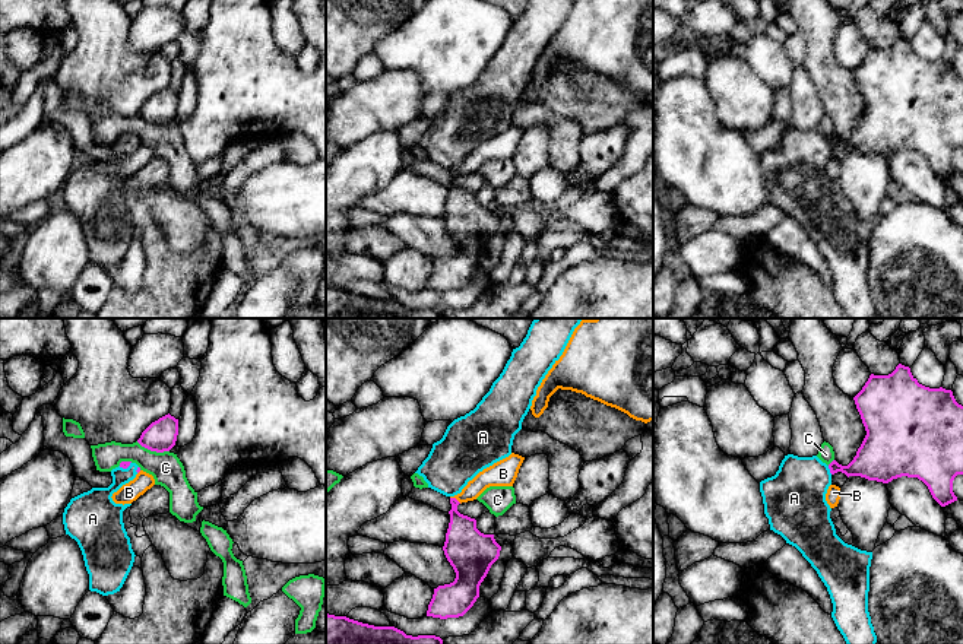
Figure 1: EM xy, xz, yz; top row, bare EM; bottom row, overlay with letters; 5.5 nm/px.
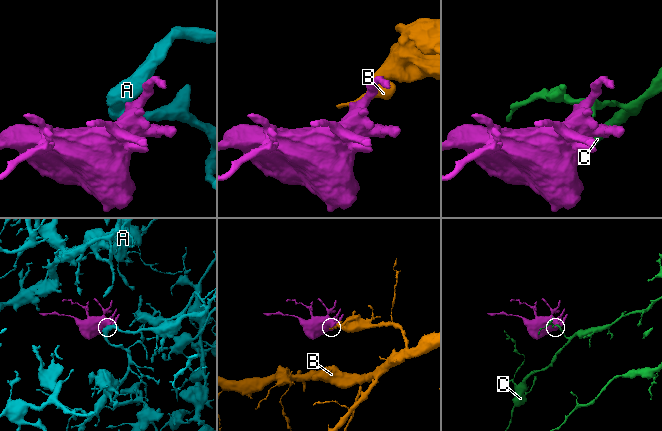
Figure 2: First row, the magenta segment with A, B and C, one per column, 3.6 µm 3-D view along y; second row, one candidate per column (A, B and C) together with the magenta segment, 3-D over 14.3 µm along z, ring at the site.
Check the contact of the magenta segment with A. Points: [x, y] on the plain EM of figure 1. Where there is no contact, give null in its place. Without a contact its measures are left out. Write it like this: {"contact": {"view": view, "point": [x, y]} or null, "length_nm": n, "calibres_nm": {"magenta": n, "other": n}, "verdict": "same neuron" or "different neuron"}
{"contact": {"view": "yz", "point": [830, 143]}, "length_nm": 50, "calibres_nm": {"magenta": 220, "other": 340}, "verdict": "same neuron"}

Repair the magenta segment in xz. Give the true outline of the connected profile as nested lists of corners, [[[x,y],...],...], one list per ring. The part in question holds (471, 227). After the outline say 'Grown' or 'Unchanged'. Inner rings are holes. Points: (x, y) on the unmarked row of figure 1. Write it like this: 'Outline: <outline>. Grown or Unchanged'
Outline: [[[450,171],[450,177],[450,196],[443,223],[456,251],[434,261],[427,283],[427,289],[440,292],[463,289],[473,279],[479,270],[479,258],[501,223],[494,207],[481,206],[475,191],[457,184],[460,175],[456,171]]]. Unchanged

